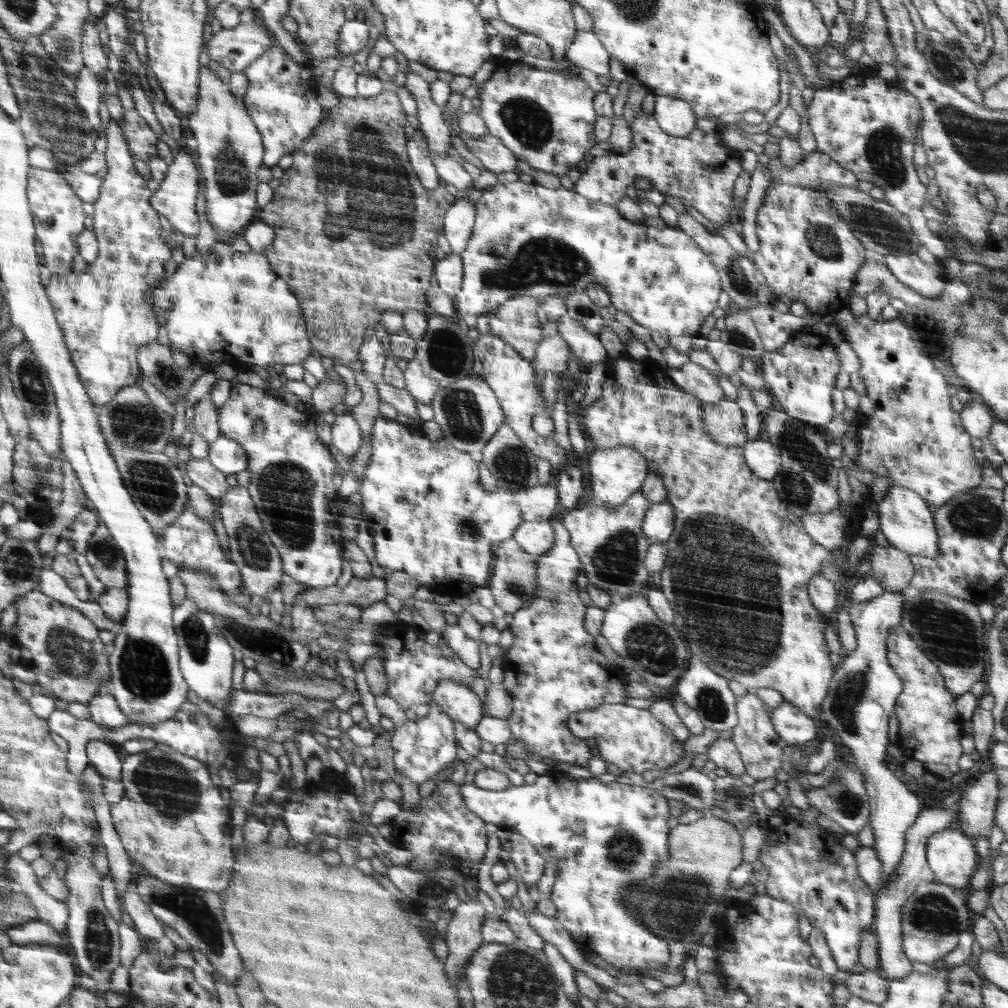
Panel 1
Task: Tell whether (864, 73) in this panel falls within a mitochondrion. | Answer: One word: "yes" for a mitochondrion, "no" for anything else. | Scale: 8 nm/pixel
no

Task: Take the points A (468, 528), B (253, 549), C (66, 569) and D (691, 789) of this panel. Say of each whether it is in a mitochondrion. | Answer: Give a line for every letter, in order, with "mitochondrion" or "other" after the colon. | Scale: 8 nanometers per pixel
A: mitochondrion
B: mitochondrion
C: other
D: mitochondrion

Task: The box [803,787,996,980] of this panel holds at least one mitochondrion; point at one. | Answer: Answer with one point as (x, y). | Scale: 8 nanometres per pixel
(933, 915)

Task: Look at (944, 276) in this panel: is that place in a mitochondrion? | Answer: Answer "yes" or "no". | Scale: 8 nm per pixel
no

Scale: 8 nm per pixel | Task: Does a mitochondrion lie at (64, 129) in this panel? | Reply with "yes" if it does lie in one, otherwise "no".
yes

